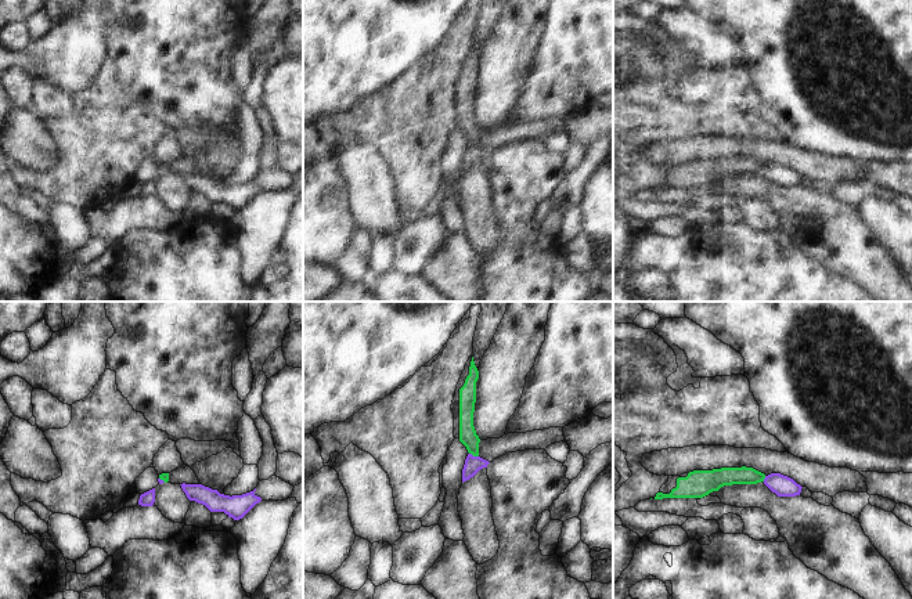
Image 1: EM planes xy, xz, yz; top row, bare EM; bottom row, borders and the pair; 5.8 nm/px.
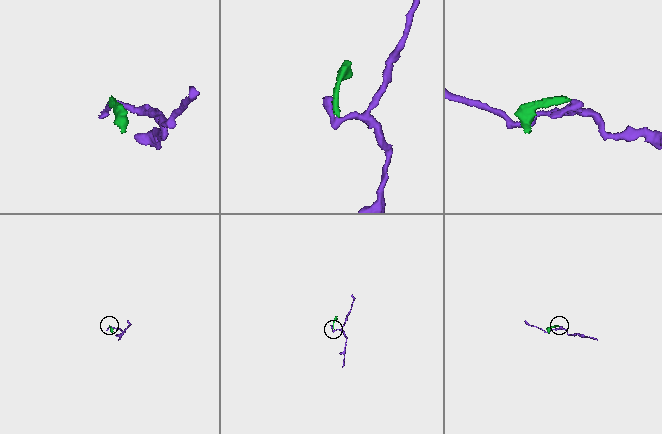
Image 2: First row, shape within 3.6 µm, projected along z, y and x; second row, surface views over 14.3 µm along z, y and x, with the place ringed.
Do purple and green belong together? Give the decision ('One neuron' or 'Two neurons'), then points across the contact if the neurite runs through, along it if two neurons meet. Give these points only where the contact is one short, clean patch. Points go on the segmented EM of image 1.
One neuron. Path across: xz (472, 465), (472, 455), (472, 443), (468, 437).

